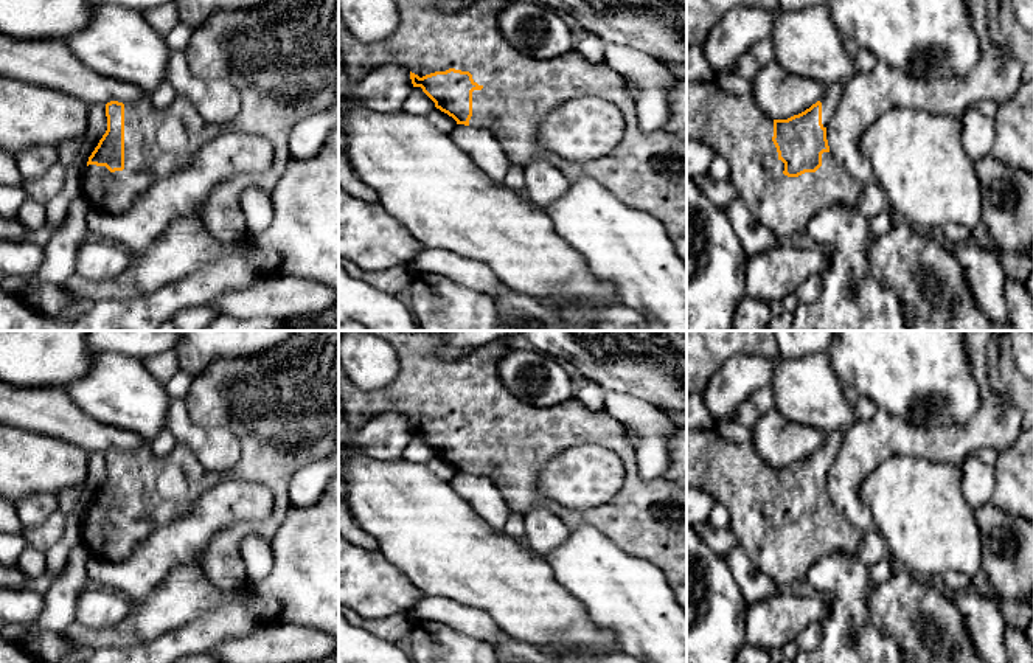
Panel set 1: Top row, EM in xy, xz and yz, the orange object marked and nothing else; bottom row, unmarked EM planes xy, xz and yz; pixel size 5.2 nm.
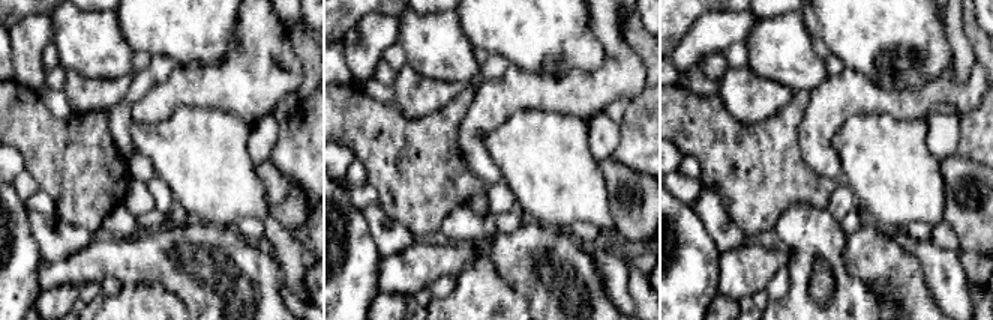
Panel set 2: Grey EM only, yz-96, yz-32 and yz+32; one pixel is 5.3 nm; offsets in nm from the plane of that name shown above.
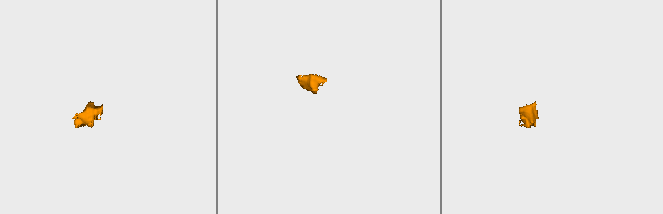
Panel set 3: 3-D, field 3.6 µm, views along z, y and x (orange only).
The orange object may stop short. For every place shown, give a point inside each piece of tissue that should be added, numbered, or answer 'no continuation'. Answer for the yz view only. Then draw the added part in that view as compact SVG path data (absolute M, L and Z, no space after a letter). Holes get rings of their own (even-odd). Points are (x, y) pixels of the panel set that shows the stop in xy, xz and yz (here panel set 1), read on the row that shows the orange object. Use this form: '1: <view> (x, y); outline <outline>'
1: yz (733, 126); outline M715 81L687 82L687 140L705 143L727 161L730 182L746 199L753 216L777 239L789 242L794 234L805 233L808 222L825 207L857 207L865 183L850 177L831 152L822 154L822 166L816 172L788 177L783 174L784 163L778 158L772 137L774 120L761 112L752 96L732 95Z

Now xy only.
1: xy (283, 56); outline M270 0L249 11L217 11L193 30L183 53L194 78L224 79L236 87L239 113L230 124L208 123L183 95L165 110L157 110L149 96L124 104L124 169L110 172L106 166L89 165L82 197L92 208L121 214L154 183L183 169L221 132L231 129L259 135L273 146L270 168L221 182L199 210L202 224L214 239L236 242L247 233L241 194L245 189L270 194L290 158L287 141L292 127L339 102L339 0Z

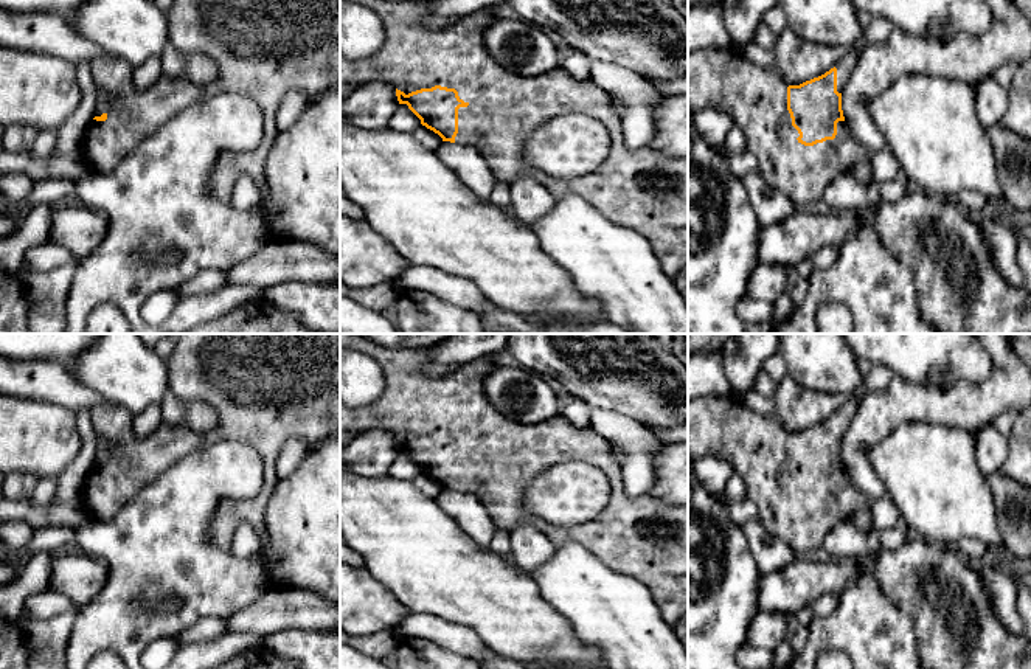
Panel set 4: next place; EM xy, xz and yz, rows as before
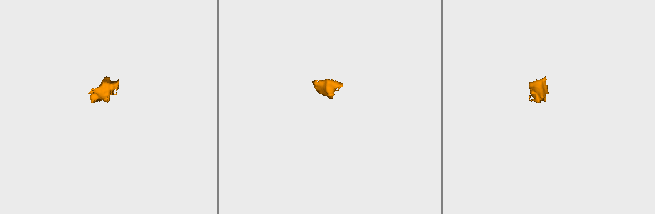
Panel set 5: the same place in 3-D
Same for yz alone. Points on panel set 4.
1: yz (756, 98); outline M734 47L688 53L688 109L697 112L711 107L728 113L744 133L747 151L756 157L764 180L797 206L807 208L823 199L824 188L837 175L851 172L859 161L870 163L873 152L856 140L846 121L837 123L834 140L801 144L787 110L787 87L773 70L750 62Z

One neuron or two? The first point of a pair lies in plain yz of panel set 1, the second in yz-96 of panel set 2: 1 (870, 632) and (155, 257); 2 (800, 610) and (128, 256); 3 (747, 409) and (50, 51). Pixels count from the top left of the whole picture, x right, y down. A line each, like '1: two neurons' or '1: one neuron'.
1: two neurons
2: one neuron
3: two neurons

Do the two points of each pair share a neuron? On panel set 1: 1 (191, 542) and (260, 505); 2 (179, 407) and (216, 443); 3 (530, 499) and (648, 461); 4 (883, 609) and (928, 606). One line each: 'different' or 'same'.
1: same
2: same
3: different
4: same

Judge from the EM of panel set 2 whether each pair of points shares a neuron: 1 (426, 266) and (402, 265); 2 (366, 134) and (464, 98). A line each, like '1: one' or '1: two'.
1: one
2: one

